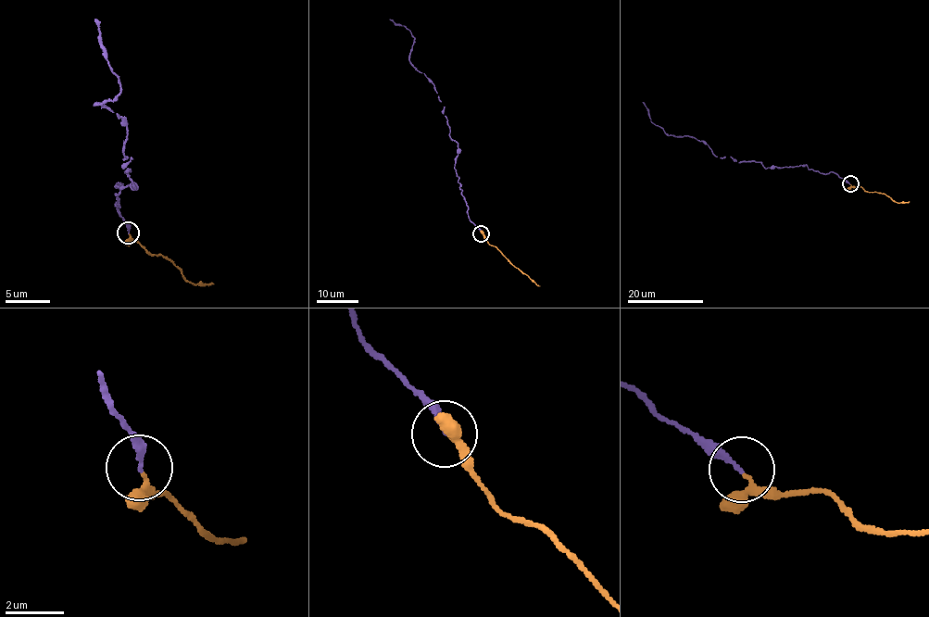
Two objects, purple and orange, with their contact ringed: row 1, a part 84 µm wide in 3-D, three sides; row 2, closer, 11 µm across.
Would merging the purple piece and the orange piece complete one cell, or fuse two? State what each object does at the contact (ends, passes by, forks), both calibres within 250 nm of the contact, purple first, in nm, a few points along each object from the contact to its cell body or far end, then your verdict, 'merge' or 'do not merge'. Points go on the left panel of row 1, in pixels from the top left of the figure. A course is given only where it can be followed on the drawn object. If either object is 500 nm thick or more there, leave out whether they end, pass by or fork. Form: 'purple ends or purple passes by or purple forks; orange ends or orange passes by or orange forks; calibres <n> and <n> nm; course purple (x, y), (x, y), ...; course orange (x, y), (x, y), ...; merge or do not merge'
purple ends; orange passes by; calibres 170 and 170 nm; course purple (129, 232), (116, 202), (119, 184), (135, 187), (124, 171), (127, 126), (94, 104), (120, 91), (94, 19); course orange (129, 232), (152, 255), (170, 258), (189, 282), (213, 283); merge

